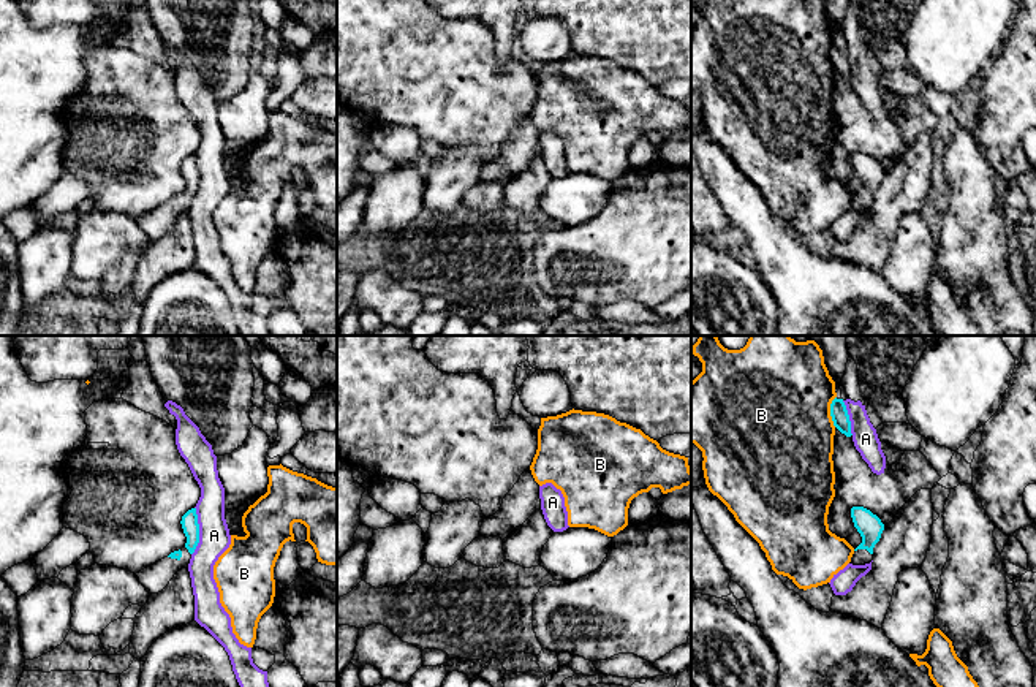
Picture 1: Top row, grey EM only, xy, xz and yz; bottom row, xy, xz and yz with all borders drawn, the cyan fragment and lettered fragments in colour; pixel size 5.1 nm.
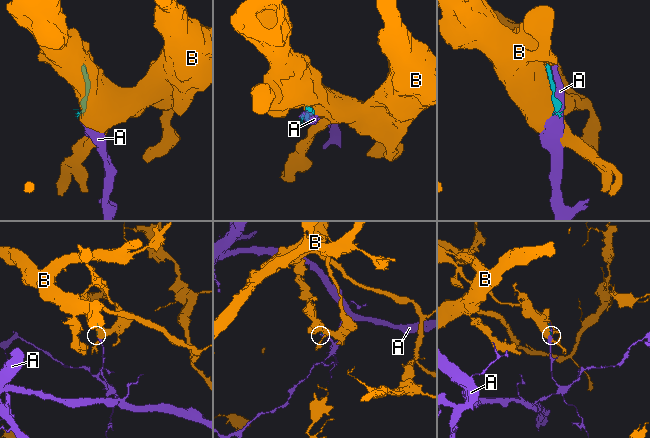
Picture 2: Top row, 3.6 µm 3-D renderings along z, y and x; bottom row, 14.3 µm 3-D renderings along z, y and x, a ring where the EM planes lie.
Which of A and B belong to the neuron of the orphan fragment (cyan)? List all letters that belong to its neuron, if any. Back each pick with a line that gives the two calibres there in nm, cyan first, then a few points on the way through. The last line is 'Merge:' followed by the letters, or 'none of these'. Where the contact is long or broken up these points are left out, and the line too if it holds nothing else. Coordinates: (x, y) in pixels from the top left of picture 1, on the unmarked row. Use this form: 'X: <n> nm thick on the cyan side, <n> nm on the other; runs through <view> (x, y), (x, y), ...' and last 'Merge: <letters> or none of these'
Merge: none of these

